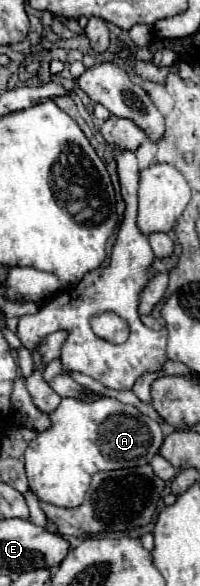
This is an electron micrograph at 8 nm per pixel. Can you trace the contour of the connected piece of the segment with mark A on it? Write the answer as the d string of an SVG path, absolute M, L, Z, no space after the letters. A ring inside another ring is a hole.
M100 397L90 403L84 399L62 399L48 417L52 421L50 429L38 431L24 457L30 489L40 501L56 507L78 507L94 473L146 465L164 443L158 421L112 397Z

